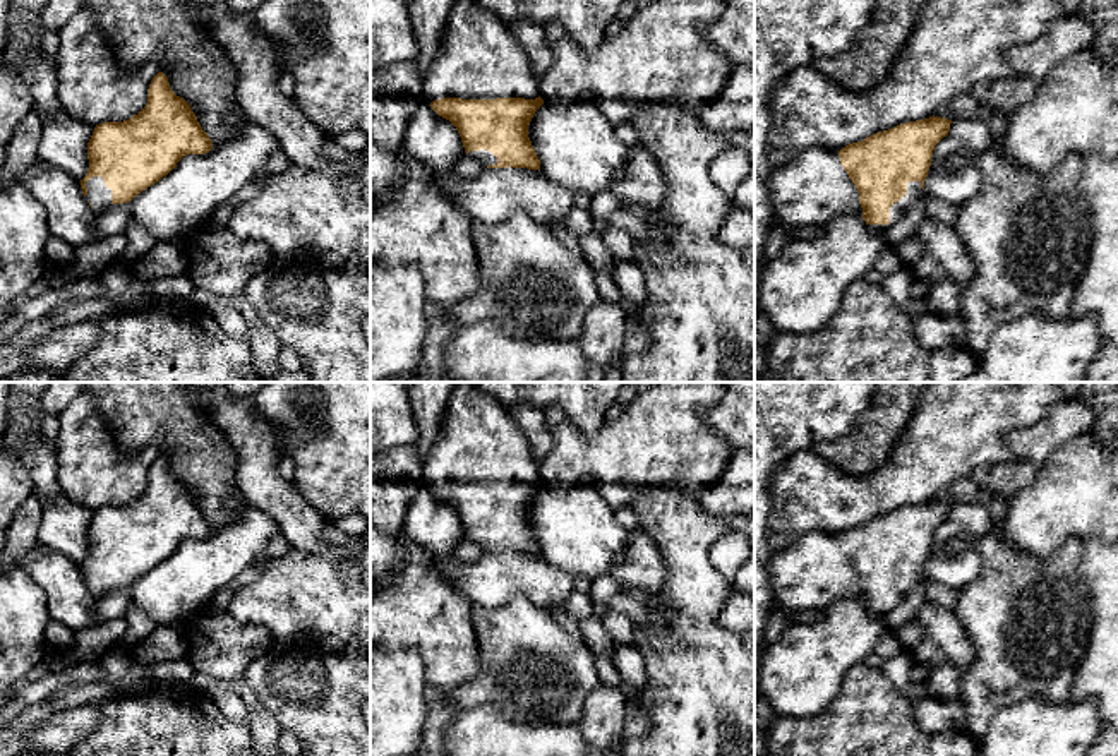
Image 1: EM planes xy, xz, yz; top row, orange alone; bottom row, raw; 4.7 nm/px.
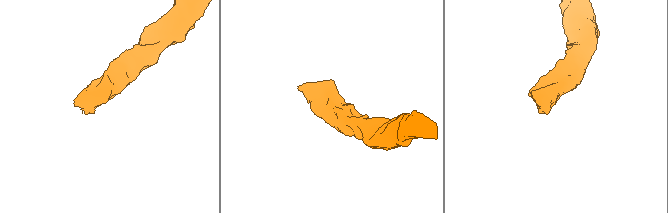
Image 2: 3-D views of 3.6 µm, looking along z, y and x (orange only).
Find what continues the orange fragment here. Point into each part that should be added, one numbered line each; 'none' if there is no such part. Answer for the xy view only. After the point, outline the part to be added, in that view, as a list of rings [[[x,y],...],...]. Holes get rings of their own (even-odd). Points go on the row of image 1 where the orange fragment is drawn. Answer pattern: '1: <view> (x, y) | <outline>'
1: xy (100, 198) | [[[93,177],[86,182],[87,195],[86,199],[93,206],[96,214],[101,214],[105,209],[111,206],[111,189],[108,189],[101,177]]]

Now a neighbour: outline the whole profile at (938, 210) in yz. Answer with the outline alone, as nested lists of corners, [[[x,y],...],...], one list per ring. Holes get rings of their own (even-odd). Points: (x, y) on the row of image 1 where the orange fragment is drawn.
[[[923,194],[923,199],[926,201],[929,218],[940,221],[941,225],[955,226],[959,218],[959,211],[955,206],[928,194]]]

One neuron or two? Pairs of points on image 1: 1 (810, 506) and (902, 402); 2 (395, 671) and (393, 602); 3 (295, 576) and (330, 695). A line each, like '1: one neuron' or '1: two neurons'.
1: two neurons
2: two neurons
3: one neuron

